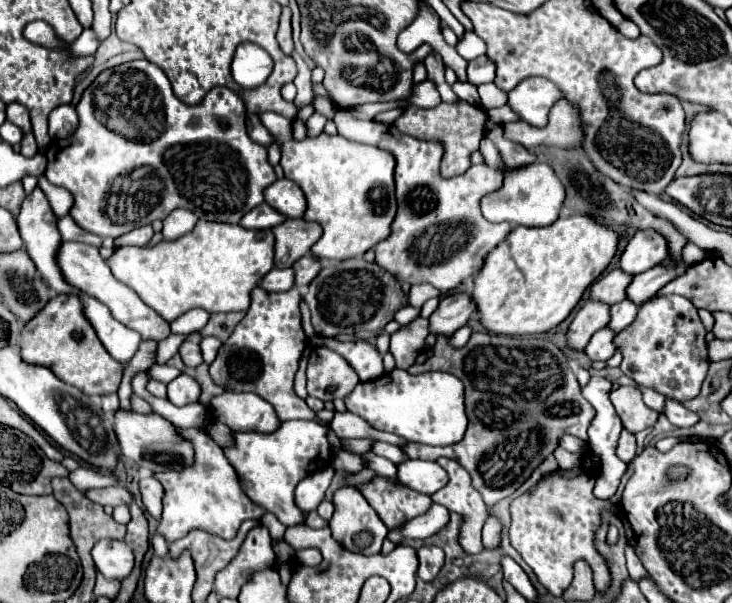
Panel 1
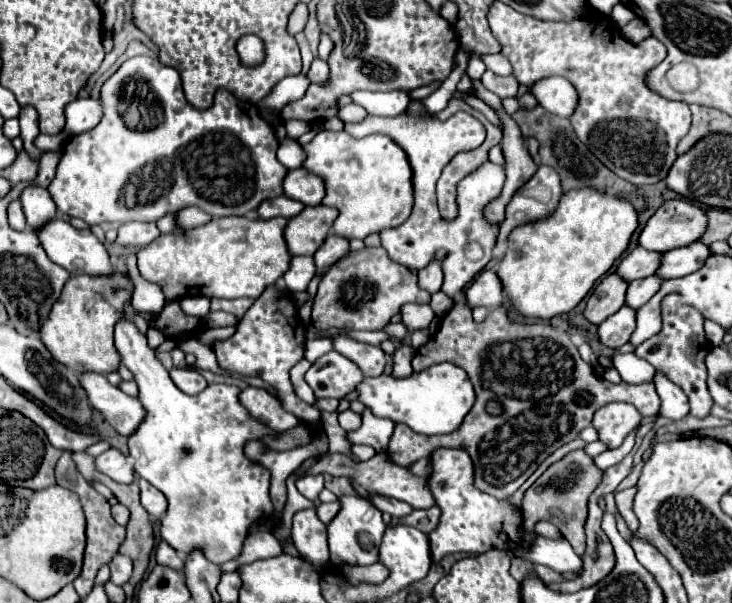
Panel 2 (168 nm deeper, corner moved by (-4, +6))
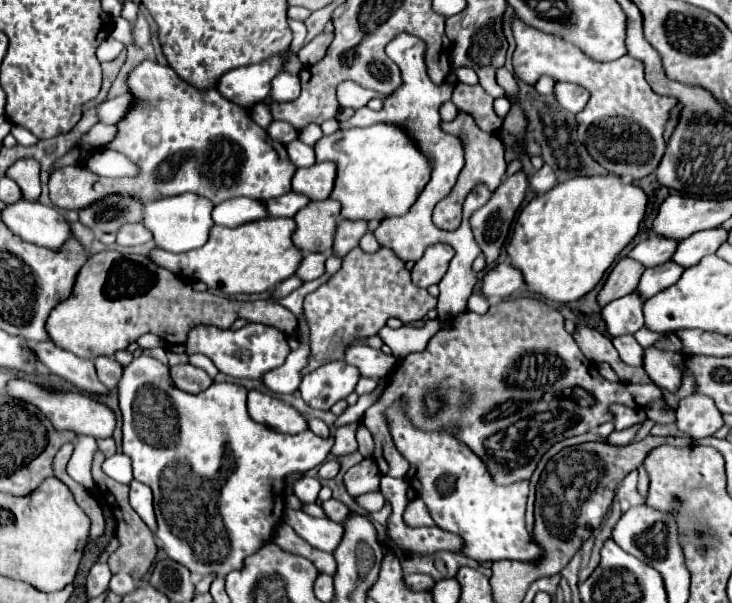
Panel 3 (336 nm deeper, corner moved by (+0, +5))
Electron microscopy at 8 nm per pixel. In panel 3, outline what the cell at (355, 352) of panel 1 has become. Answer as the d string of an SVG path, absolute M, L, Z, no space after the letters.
M349 345L343 357L349 365L355 365L363 377L379 379L391 375L397 365L393 355L385 355L381 349L371 349L365 345Z

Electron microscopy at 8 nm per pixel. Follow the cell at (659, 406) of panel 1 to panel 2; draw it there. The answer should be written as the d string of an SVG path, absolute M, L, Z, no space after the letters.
M615 352L613 354L613 366L621 374L621 378L629 384L651 382L655 376L655 368L647 360L639 358L635 352L629 352L629 354Z

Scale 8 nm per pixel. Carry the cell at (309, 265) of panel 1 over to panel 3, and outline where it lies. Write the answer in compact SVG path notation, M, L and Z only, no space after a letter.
M341 219L335 231L335 241L333 241L333 255L335 257L345 257L355 245L359 245L359 239L367 233L367 223L365 221L347 221Z

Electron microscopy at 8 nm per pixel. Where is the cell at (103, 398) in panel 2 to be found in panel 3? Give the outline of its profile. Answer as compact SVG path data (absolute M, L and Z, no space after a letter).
M43 341L37 345L37 357L39 361L53 373L75 385L77 389L83 389L87 393L95 395L109 395L105 385L101 385L97 371L93 369L93 361L81 359L65 349L55 347L51 341Z

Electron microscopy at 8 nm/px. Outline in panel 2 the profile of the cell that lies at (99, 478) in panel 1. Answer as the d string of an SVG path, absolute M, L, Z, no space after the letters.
M115 448L97 456L97 468L103 474L107 474L109 478L113 478L115 482L121 482L121 484L129 484L129 482L135 480L135 472L133 472L127 456L121 454Z

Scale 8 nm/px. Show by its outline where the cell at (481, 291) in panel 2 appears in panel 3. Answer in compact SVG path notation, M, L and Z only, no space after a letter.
M499 263L491 271L487 271L483 281L481 281L481 293L487 299L491 299L491 297L509 297L519 287L523 287L523 277L509 263Z

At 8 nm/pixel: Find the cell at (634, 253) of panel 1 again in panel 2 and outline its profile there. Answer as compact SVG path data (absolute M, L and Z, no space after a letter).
M667 200L649 218L639 236L639 244L653 252L669 252L701 238L707 230L703 208L687 200Z

